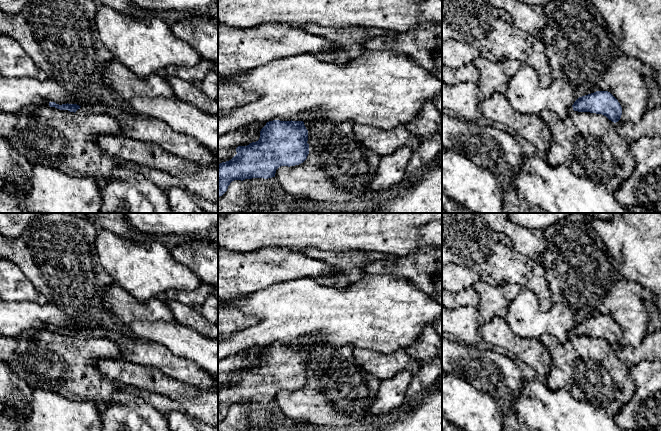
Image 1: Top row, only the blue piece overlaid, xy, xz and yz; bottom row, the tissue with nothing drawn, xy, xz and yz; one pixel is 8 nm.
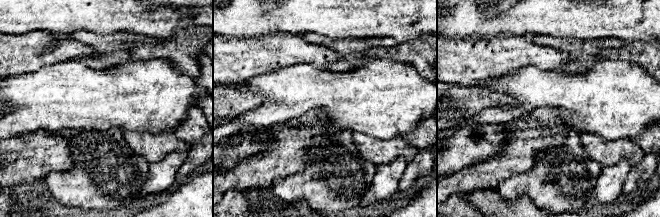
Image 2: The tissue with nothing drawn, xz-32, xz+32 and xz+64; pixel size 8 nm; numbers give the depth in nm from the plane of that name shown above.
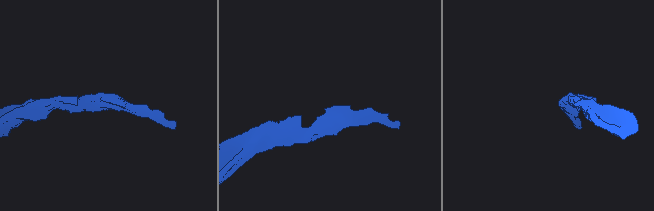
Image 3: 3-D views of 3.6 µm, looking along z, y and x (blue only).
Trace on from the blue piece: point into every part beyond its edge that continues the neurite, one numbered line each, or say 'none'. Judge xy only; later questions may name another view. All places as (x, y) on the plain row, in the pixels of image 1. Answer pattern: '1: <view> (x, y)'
none

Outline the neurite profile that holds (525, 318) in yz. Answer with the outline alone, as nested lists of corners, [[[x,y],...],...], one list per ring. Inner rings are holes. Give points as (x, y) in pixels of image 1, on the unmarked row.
[[[522,289],[512,300],[505,320],[512,332],[522,338],[539,339],[549,334],[562,343],[579,322],[564,303],[554,303],[550,309],[542,310],[536,294],[528,289]]]

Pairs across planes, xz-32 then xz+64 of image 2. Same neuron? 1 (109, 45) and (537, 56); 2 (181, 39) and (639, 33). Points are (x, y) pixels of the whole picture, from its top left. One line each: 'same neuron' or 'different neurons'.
1: different neurons
2: different neurons

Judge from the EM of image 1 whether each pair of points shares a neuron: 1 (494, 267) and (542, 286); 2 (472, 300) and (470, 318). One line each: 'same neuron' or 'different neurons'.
1: same neuron
2: different neurons

